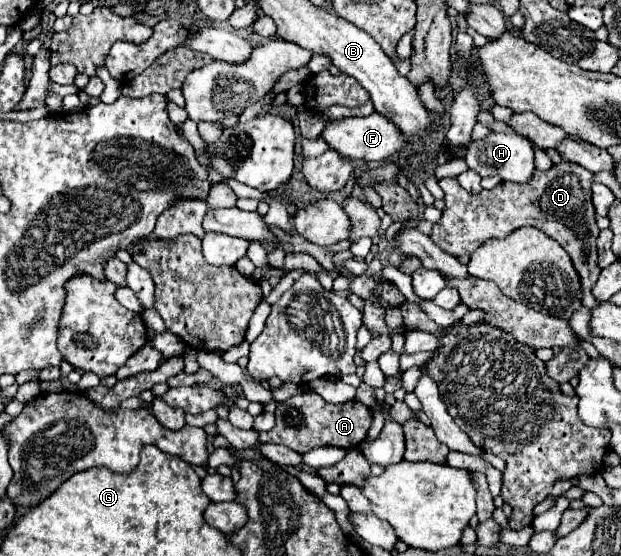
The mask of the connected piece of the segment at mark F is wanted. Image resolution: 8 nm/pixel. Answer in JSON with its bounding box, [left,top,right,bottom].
[322,113,406,161]

